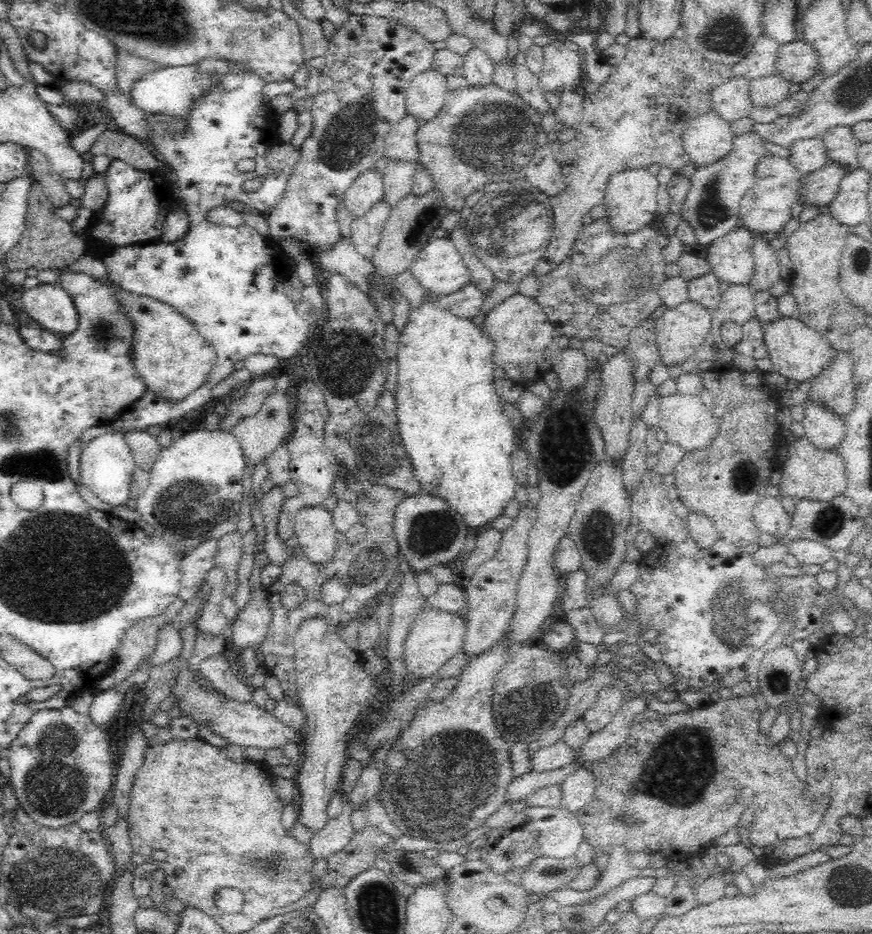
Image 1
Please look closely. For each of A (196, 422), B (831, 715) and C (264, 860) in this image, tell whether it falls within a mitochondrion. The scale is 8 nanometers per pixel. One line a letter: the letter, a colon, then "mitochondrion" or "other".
A: other
B: other
C: mitochondrion

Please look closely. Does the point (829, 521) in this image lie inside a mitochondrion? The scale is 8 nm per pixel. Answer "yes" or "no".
yes

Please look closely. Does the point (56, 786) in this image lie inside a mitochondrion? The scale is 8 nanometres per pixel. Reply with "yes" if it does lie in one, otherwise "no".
yes

